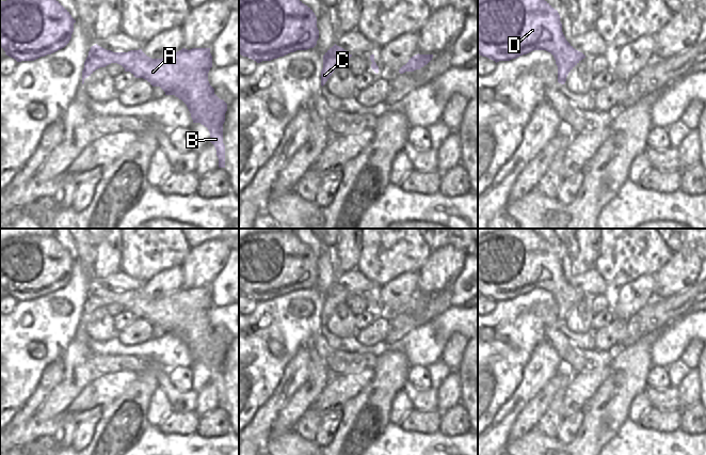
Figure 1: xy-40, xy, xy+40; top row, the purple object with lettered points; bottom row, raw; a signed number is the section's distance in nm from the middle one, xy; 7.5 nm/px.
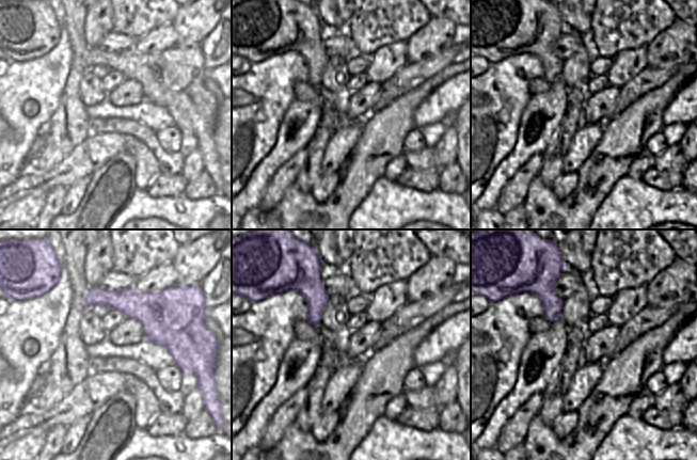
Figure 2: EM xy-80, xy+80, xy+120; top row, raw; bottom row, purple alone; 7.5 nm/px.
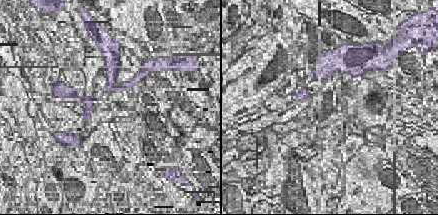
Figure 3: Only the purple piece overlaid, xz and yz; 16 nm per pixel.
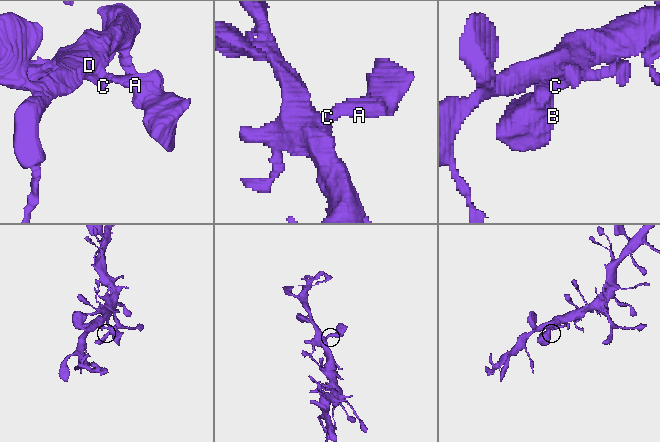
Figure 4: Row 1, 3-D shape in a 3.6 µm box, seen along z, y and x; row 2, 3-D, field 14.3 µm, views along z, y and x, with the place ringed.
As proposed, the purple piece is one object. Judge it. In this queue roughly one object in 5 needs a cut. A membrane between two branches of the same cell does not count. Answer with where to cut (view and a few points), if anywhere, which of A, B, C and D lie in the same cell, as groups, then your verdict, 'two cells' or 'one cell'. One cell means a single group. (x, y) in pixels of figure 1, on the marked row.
no cut; A B C D; one cell

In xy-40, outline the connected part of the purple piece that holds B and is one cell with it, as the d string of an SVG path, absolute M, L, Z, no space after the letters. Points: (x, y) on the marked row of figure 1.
M96 44L91 47L84 62L82 84L84 83L84 79L91 76L96 69L106 67L111 63L122 65L125 68L125 72L130 72L135 78L147 80L153 87L160 87L165 92L165 95L175 95L181 99L187 105L193 123L200 123L208 128L210 132L210 142L216 150L219 168L225 168L223 124L225 122L227 104L214 94L214 89L208 81L208 73L212 67L210 48L192 48L190 50L182 48L162 59L151 59L147 57L142 49L130 50L128 52L113 52Z

